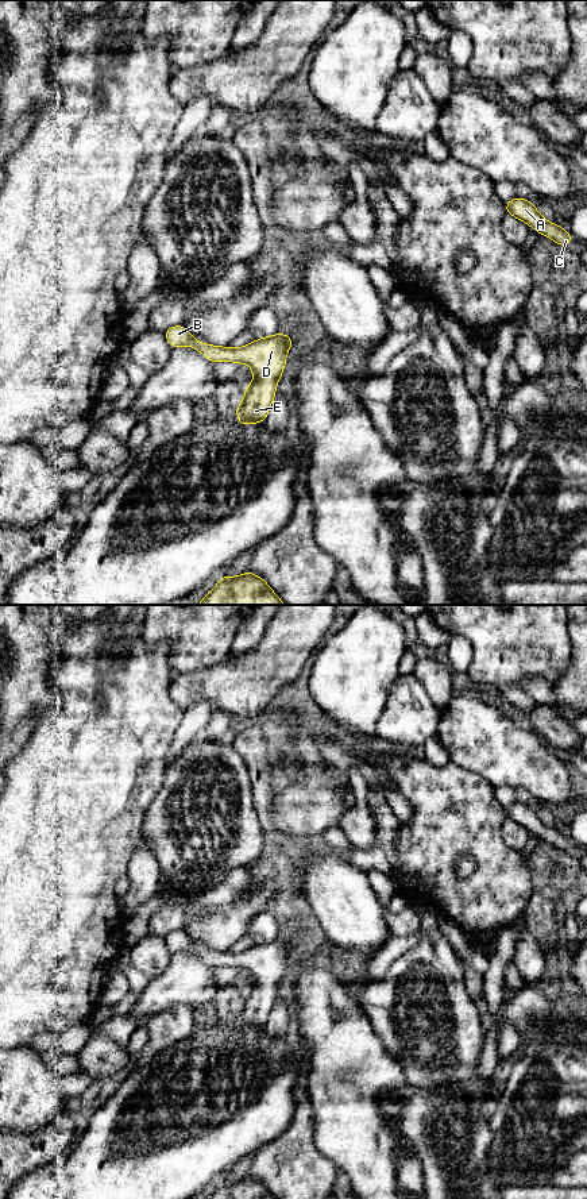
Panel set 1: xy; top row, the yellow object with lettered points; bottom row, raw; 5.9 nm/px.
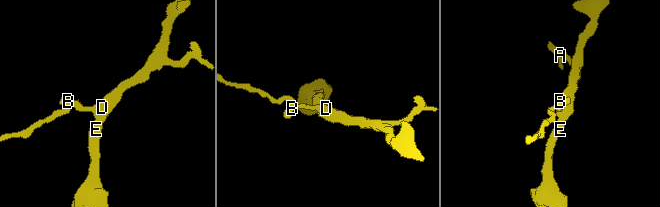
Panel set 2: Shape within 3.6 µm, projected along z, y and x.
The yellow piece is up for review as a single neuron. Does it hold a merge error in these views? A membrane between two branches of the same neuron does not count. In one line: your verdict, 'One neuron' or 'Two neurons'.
One neuron

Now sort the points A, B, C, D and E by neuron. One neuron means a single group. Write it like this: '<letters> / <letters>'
A B C D E

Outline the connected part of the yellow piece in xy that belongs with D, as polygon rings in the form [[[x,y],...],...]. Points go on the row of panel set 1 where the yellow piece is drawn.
[[[173,325],[163,332],[170,347],[189,346],[198,350],[211,362],[247,363],[252,369],[254,381],[244,389],[244,398],[236,406],[239,424],[264,423],[275,397],[277,385],[283,374],[287,350],[293,339],[277,332],[270,338],[260,338],[239,348],[204,344],[192,336],[185,325]]]

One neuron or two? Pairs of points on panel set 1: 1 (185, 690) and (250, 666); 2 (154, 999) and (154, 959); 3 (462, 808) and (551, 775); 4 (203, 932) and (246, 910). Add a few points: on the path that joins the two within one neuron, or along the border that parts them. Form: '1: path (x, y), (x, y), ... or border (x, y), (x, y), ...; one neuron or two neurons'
1: path (201, 685), (231, 685), (234, 682); one neuron
2: border (172, 953), (169, 964), (150, 979); two neurons
3: border (467, 771), (482, 775), (494, 789); two neurons
4: path (213, 928), (221, 928), (235, 918); one neuron

